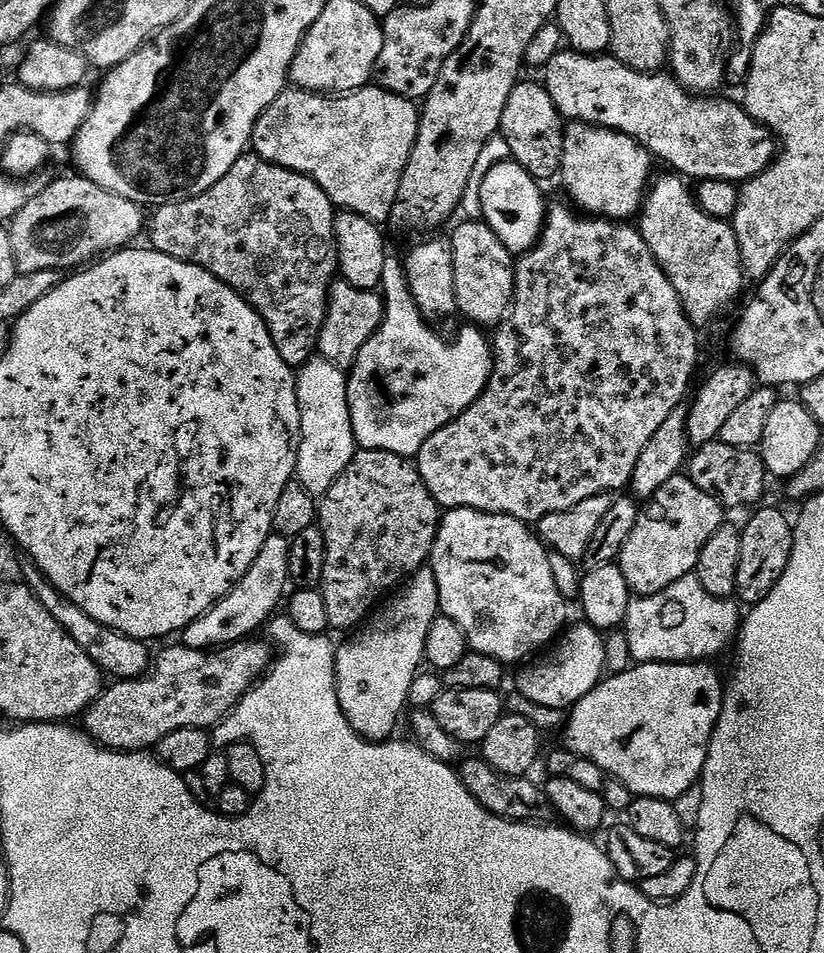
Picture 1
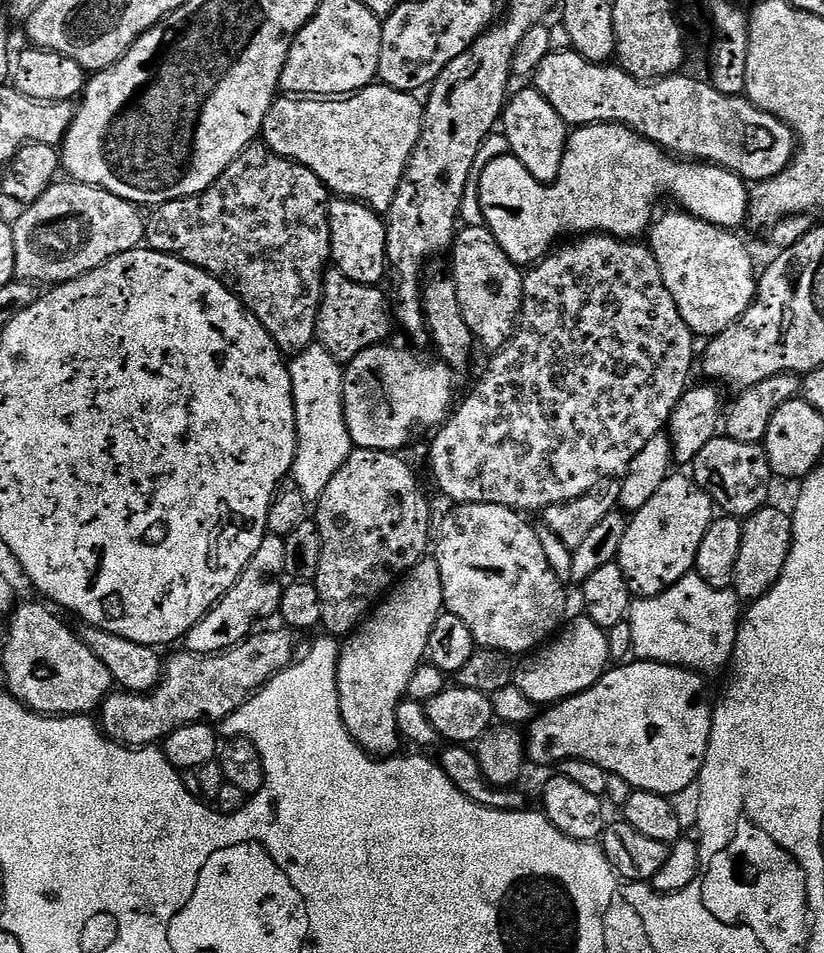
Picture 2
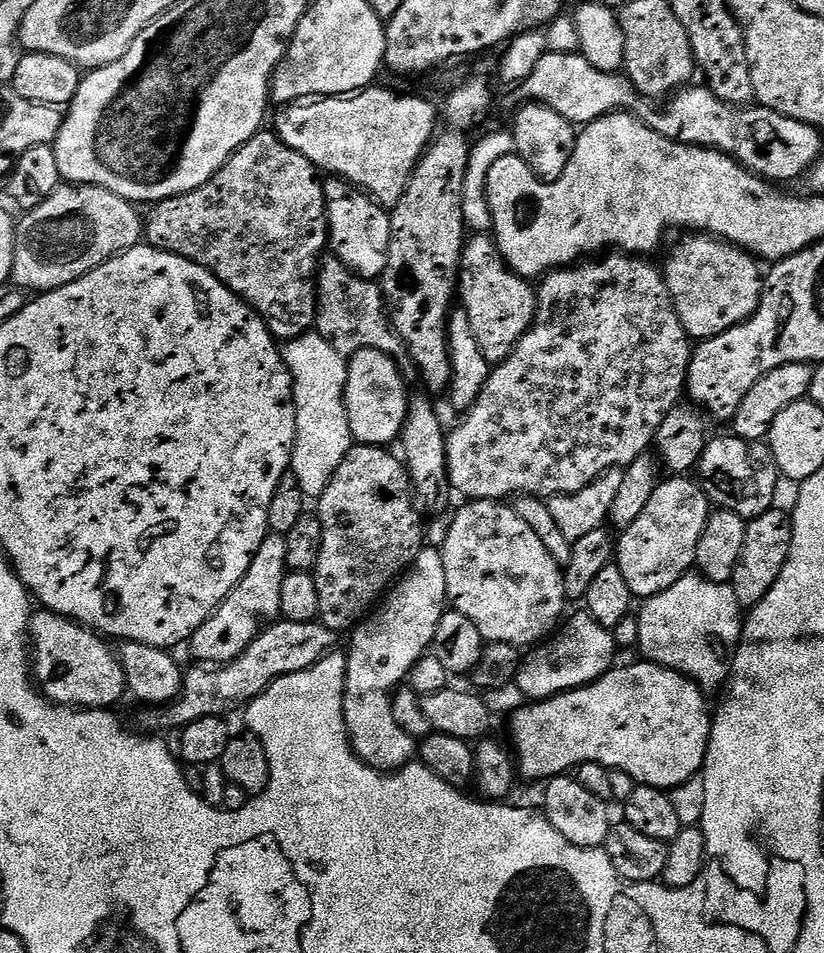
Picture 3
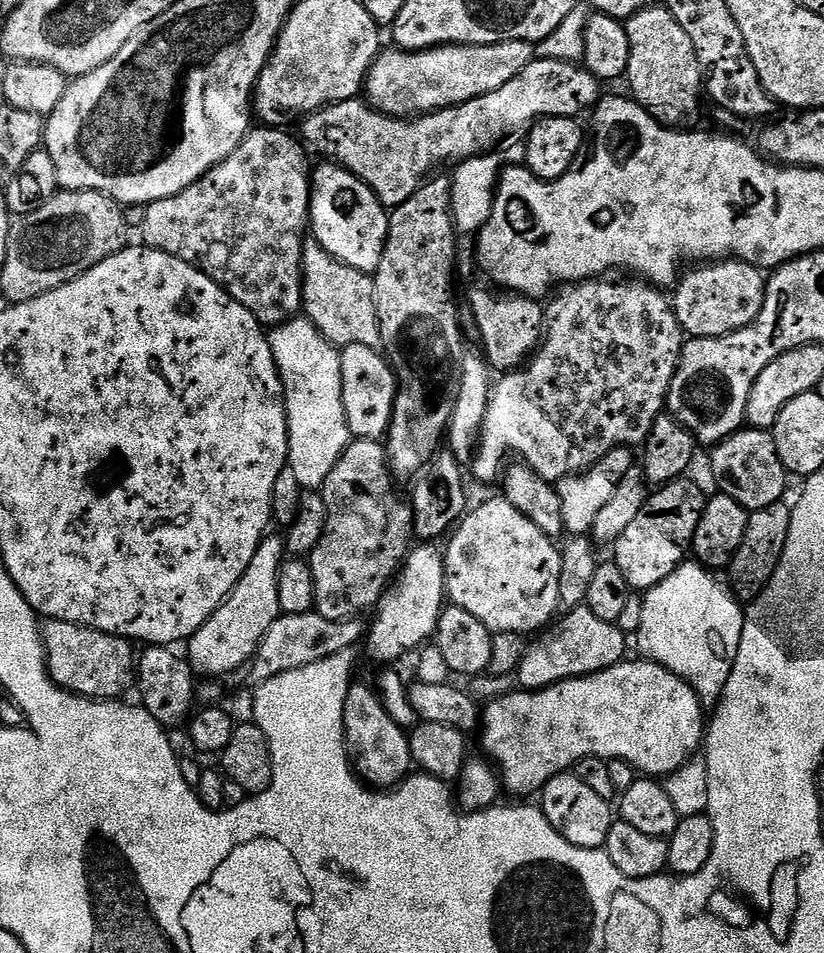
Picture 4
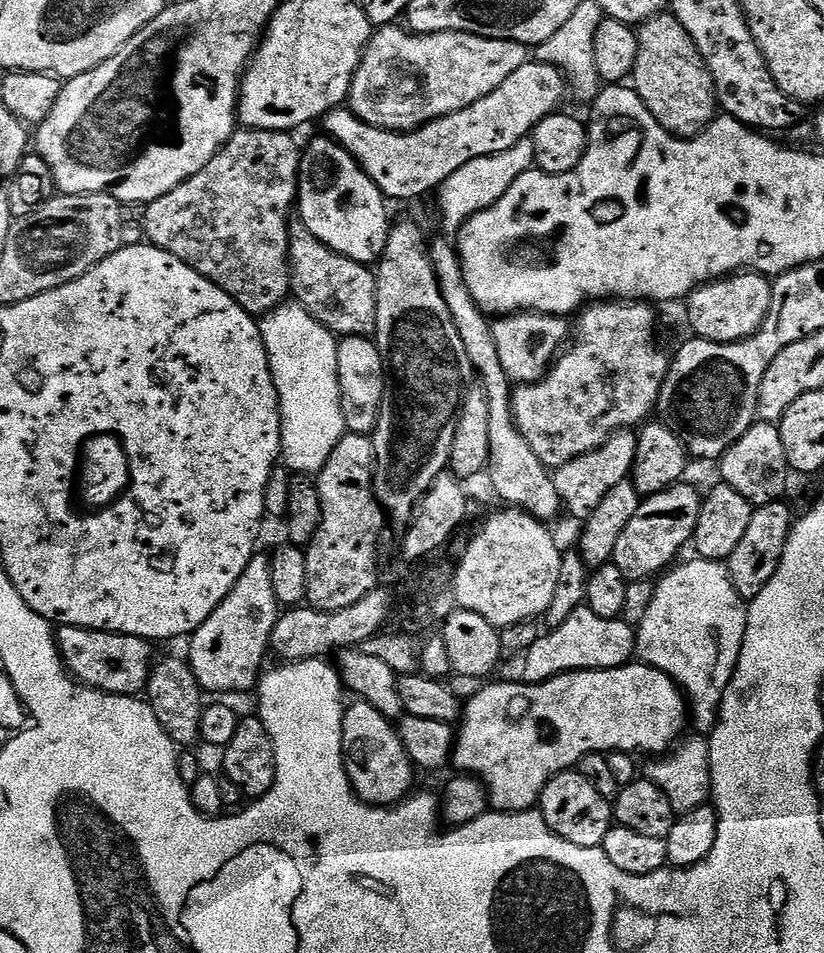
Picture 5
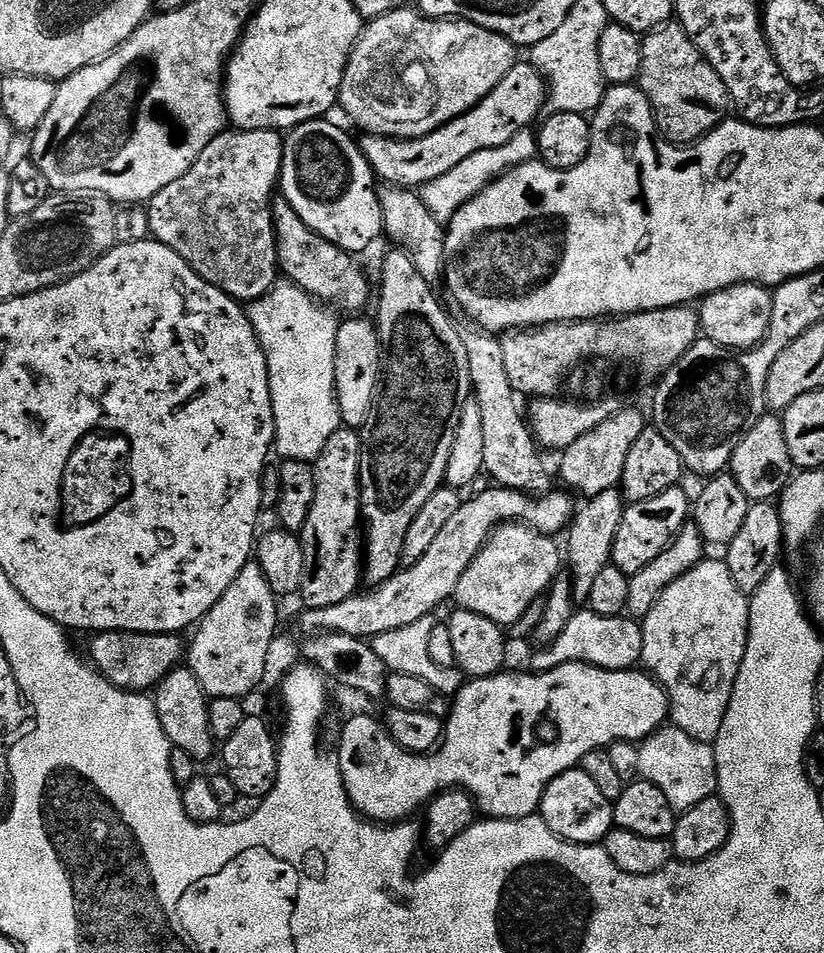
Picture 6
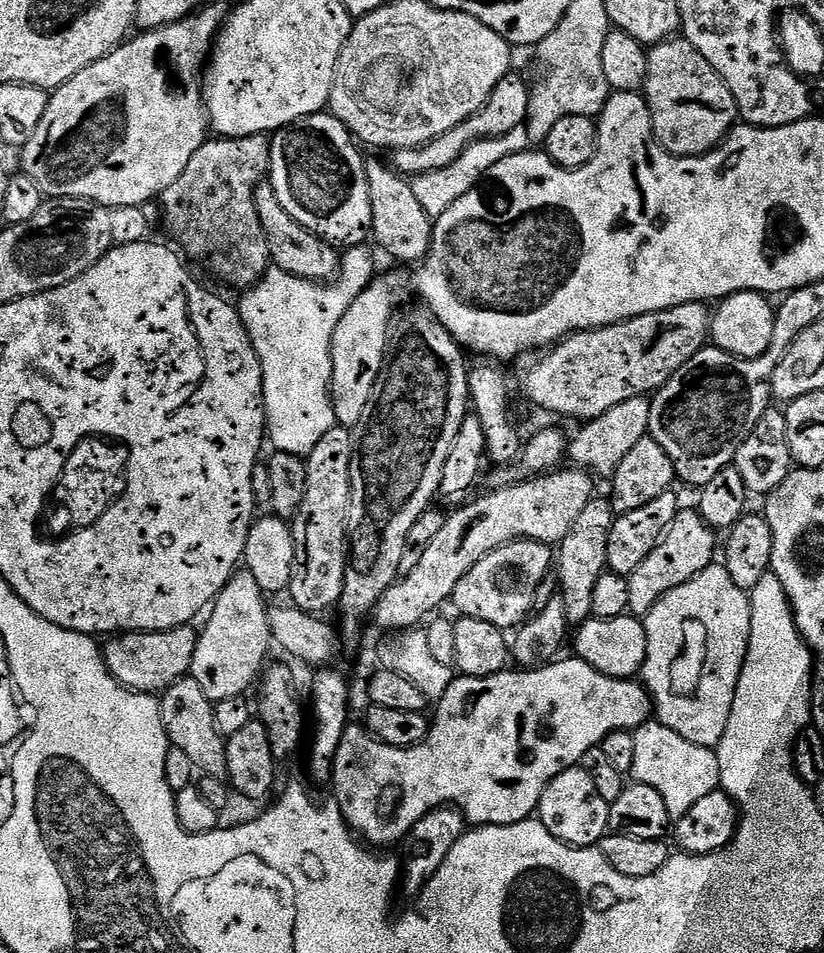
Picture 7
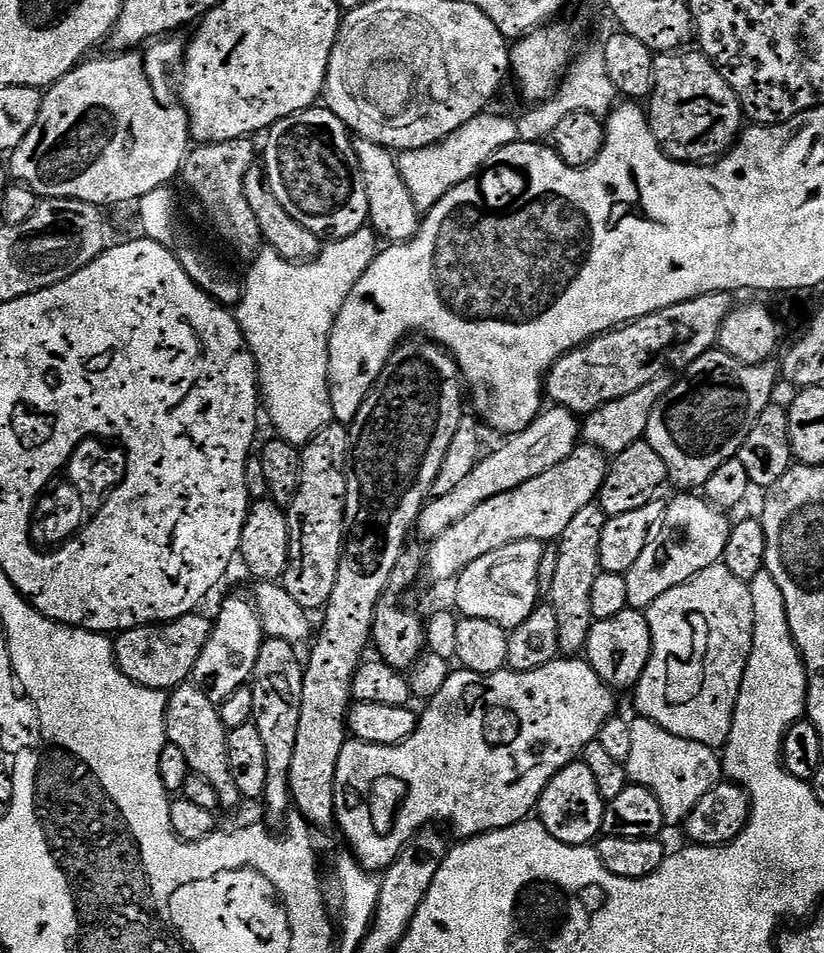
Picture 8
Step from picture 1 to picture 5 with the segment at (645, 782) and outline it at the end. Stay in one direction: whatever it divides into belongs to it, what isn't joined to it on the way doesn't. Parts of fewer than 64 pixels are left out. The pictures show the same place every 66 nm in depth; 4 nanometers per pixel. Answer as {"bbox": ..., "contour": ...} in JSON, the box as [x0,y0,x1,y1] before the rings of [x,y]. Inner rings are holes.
{"bbox":[451,662,686,812],"contour":[[[629,662],[621,668],[564,672],[540,684],[519,683],[485,683],[484,688],[463,705],[462,719],[456,732],[456,747],[452,750],[451,763],[454,768],[456,764],[455,771],[479,776],[488,791],[489,805],[498,812],[535,809],[548,781],[575,769],[586,754],[664,754],[680,740],[684,724],[686,728],[686,697],[680,691],[680,685],[662,670],[643,662]]]}

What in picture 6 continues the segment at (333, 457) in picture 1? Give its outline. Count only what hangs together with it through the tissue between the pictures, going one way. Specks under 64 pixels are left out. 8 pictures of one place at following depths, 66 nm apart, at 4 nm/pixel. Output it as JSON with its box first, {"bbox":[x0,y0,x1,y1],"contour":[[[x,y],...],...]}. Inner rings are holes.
{"bbox":[246,282,342,462],"contour":[[[287,282],[277,283],[261,300],[251,301],[246,311],[266,354],[276,427],[275,455],[280,455],[281,461],[314,462],[330,442],[330,434],[342,427],[334,374],[336,335],[340,329],[337,313]]]}

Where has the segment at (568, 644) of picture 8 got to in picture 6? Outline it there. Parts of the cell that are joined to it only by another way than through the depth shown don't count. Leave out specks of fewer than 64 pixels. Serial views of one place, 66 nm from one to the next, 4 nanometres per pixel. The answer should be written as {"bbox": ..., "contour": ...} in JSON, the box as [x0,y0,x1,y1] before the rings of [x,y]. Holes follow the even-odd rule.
{"bbox":[566,488,626,602],"contour":[[[616,488],[602,490],[602,494],[585,499],[583,503],[577,507],[566,532],[566,568],[572,573],[574,594],[580,602],[586,602],[590,598],[592,583],[597,580],[599,572],[606,570],[606,566],[612,562],[614,538],[618,538],[618,526],[622,526],[626,507],[623,495]]]}

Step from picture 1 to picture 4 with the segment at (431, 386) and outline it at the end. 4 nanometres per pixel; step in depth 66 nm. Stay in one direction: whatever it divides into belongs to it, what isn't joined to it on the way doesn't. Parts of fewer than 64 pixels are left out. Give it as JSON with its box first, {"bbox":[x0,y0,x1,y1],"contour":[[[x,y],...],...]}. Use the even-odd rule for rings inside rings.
{"bbox":[340,346,396,440],"contour":[[[346,346],[340,353],[342,362],[342,402],[346,406],[348,429],[361,440],[380,440],[387,433],[396,401],[396,374],[391,363],[377,349],[370,346]]]}

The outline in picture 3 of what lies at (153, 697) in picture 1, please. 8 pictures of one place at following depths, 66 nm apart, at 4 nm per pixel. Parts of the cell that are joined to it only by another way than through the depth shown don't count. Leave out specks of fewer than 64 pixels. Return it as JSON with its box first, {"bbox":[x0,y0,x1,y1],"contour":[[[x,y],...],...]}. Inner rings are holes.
{"bbox":[140,619,338,730],"contour":[[[281,619],[279,622],[269,623],[260,635],[254,638],[254,642],[250,642],[250,646],[246,646],[246,650],[242,654],[238,654],[236,660],[231,660],[228,664],[193,663],[193,668],[189,667],[185,671],[184,685],[180,687],[180,695],[172,701],[170,706],[156,706],[151,710],[144,710],[140,716],[140,724],[144,727],[141,729],[156,730],[152,728],[168,728],[173,724],[176,730],[180,730],[185,725],[197,722],[198,719],[207,716],[223,717],[231,708],[236,708],[239,704],[247,705],[256,696],[262,695],[280,676],[289,676],[314,666],[327,652],[333,651],[337,647],[336,640],[338,640],[337,633],[330,631],[325,624],[316,620],[290,622]]]}

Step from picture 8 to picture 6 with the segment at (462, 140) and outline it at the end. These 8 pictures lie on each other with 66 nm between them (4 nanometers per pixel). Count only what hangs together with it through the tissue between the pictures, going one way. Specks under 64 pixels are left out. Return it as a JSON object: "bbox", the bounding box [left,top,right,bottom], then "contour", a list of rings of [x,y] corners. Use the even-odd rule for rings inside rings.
{"bbox":[418,130,537,225],"contour":[[[532,130],[519,132],[514,134],[514,138],[510,138],[510,142],[506,142],[506,146],[498,146],[494,150],[478,150],[478,154],[470,154],[470,158],[466,158],[466,162],[458,162],[458,166],[454,166],[454,170],[450,170],[446,174],[442,174],[442,178],[434,178],[434,182],[425,184],[423,188],[419,189],[418,195],[424,201],[426,210],[430,210],[430,214],[434,214],[436,221],[439,224],[447,225],[448,221],[454,218],[454,214],[458,214],[458,210],[462,210],[462,206],[466,206],[466,202],[474,199],[488,185],[499,180],[505,172],[512,171],[518,165],[537,159],[537,156],[537,133]]]}

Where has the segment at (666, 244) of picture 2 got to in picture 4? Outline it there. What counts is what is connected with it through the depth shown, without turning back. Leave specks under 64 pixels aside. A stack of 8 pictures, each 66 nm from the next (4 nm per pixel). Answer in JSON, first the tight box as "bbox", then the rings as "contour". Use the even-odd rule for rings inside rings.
{"bbox":[675,258,765,340],"contour":[[[725,258],[693,267],[685,271],[675,285],[676,317],[685,333],[698,340],[737,332],[758,318],[764,305],[765,287],[765,273],[739,258]]]}

